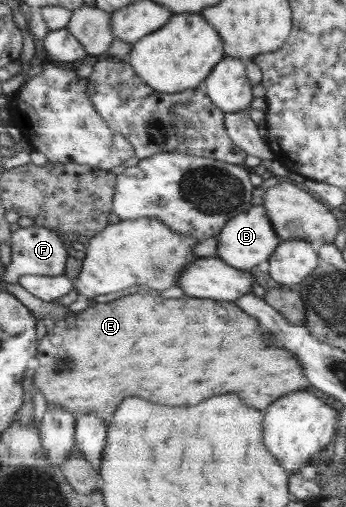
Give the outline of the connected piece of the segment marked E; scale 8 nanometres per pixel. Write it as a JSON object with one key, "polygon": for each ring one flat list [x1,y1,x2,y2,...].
{"polygon":[[141,291,111,303,95,304,82,312,69,313,40,343,37,356,40,367,36,369,34,385,44,393,49,407,64,407,78,419,86,414,98,414,109,422,108,417,114,417,122,399,132,395,162,405,198,405,212,395,236,391,244,395,242,399,249,407,264,411,284,395,312,389,303,363,284,347,264,345,260,337,266,329,234,303,187,295,181,299,166,299]]}

